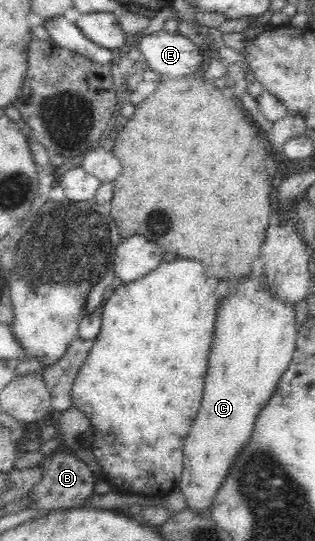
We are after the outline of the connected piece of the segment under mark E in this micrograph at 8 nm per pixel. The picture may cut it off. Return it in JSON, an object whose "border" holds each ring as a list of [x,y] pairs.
{"border":[[[161,29],[142,36],[136,46],[141,60],[145,60],[158,77],[182,77],[202,70],[203,51],[180,34]]]}

